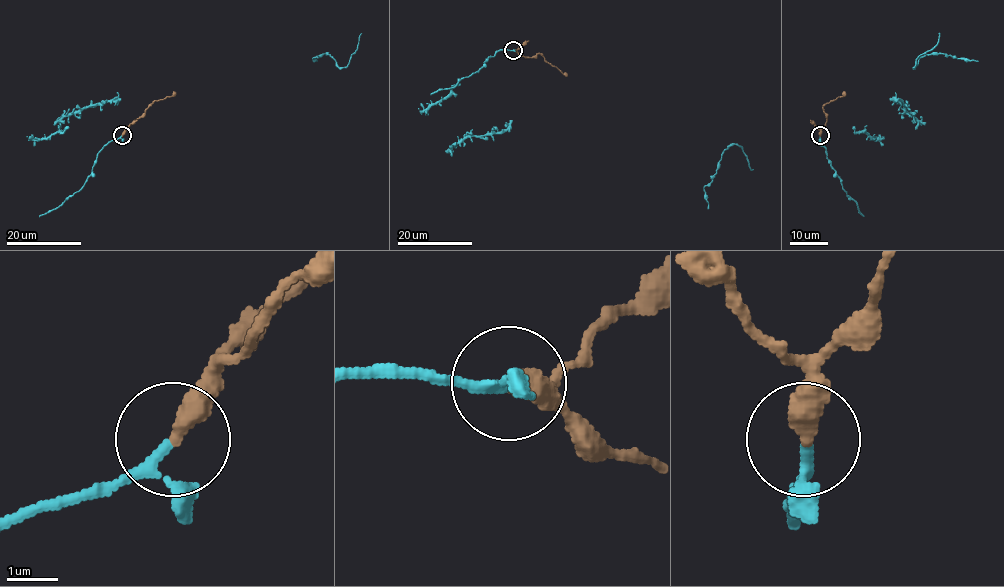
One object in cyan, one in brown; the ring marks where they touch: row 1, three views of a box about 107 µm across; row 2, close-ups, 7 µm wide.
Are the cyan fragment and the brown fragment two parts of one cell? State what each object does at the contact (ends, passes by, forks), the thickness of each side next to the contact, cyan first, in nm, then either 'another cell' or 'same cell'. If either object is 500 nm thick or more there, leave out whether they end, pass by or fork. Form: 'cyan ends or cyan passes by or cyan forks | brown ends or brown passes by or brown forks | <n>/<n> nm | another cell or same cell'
cyan passes by | brown ends | 170/440 nm | same cell

